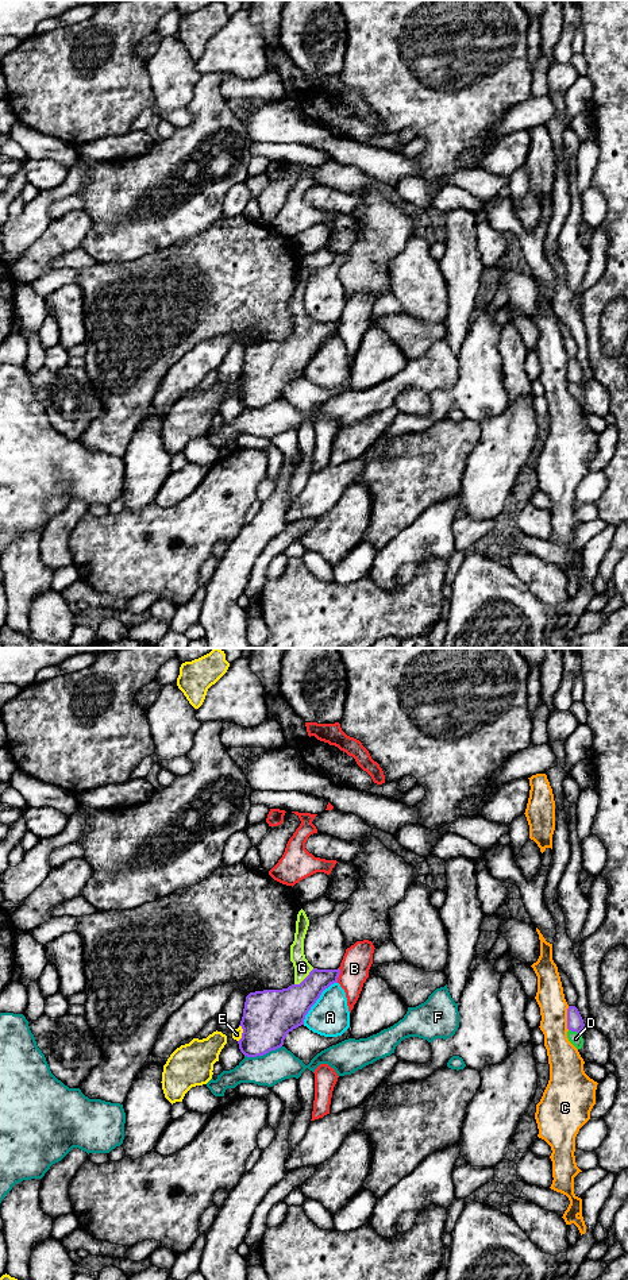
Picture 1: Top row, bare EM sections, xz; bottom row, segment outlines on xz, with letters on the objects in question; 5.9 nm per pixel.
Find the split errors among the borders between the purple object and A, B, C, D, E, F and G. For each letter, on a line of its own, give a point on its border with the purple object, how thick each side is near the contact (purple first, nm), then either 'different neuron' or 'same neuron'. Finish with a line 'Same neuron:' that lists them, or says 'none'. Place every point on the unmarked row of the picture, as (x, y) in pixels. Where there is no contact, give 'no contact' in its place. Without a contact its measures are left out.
A: xz (316, 351) | 280/240 nm | different neuron
B: xz (339, 326) | 160/180 nm | different neuron
C: xz (567, 370) | 100/190 nm | different neuron
D: xz (574, 382) | 100/80 nm | different neuron
E: xz (242, 385) | 300/60 nm | different neuron
F: xz (262, 407) | 300/190 nm | different neuron
G: xz (305, 330) | 260/100 nm | same neuron
Same neuron: G

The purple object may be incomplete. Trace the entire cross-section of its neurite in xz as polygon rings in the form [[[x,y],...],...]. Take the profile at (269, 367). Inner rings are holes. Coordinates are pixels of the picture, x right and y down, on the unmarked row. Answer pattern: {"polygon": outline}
{"polygon": [[[301,261],[297,266],[294,293],[290,297],[290,313],[294,319],[294,335],[282,342],[263,342],[250,344],[246,348],[240,379],[242,390],[238,393],[240,404],[247,409],[257,409],[276,402],[284,397],[289,383],[304,377],[305,367],[320,350],[321,344],[331,336],[338,335],[340,321],[313,320],[304,306],[304,290],[309,271]]]}

